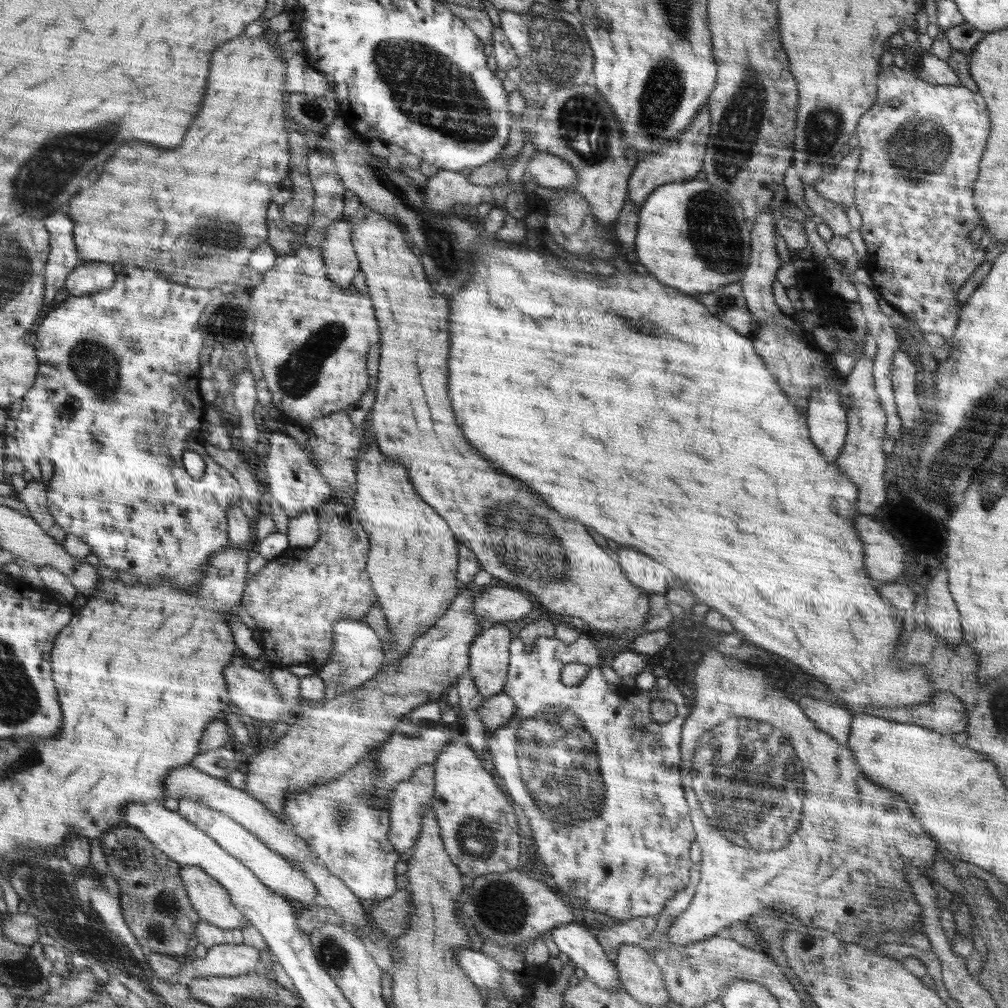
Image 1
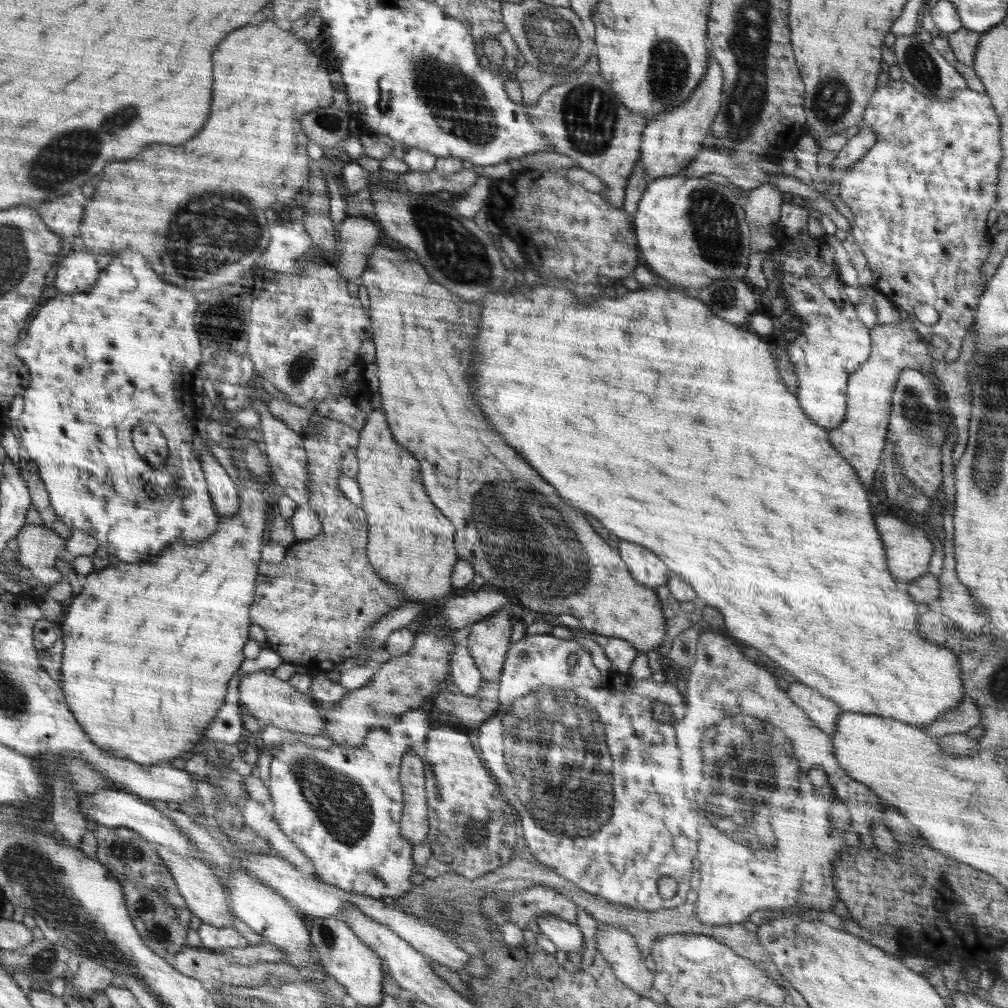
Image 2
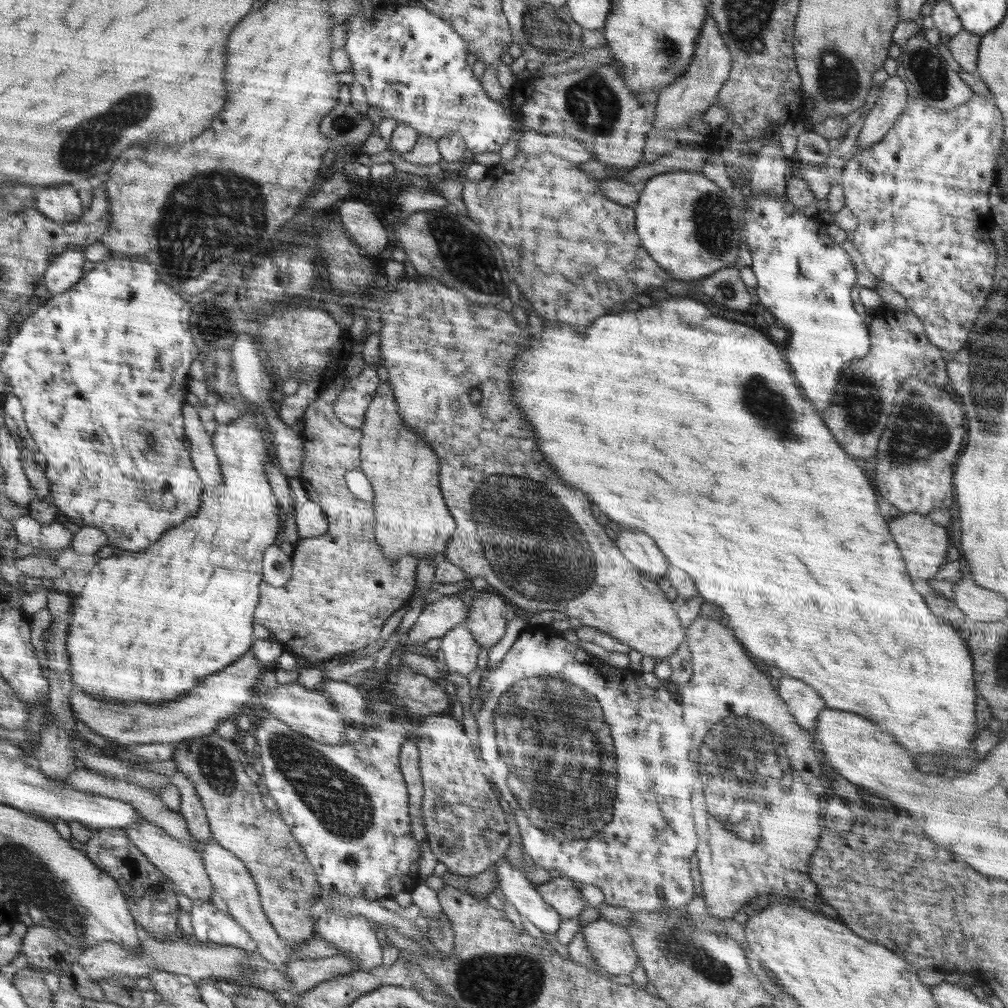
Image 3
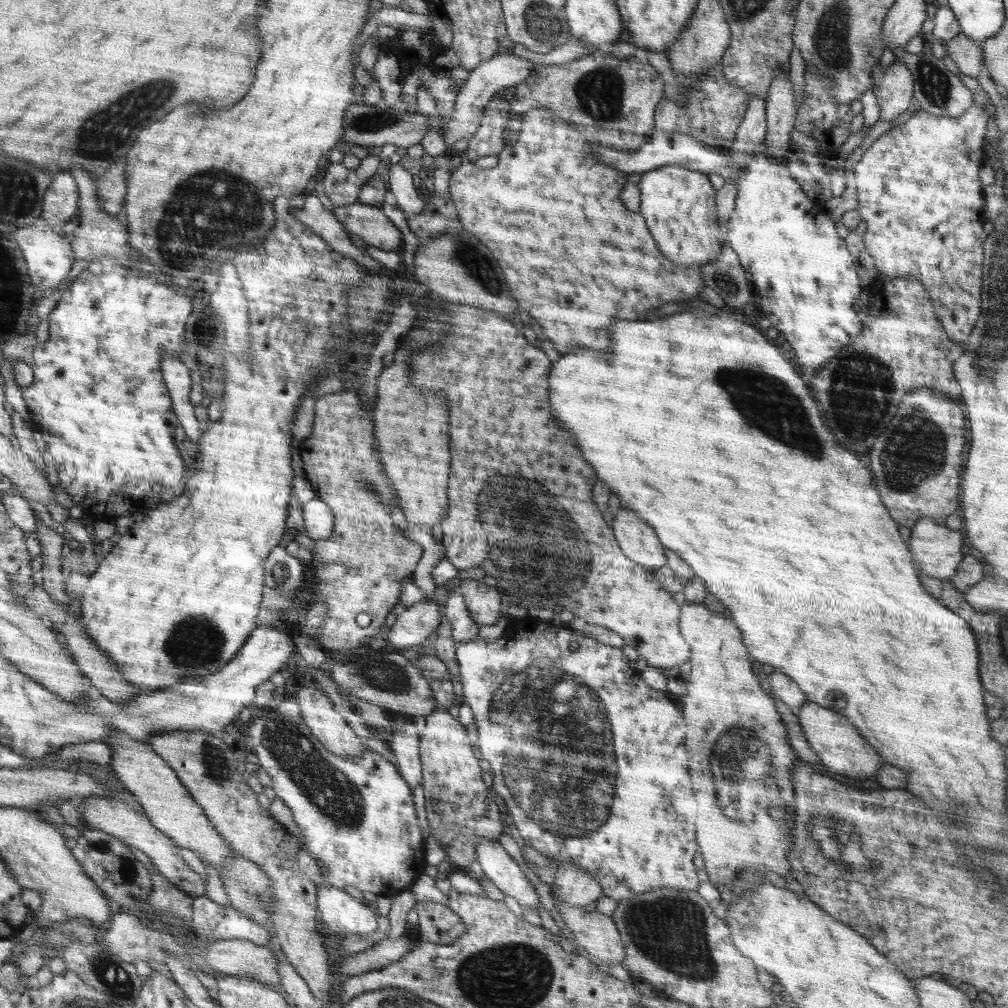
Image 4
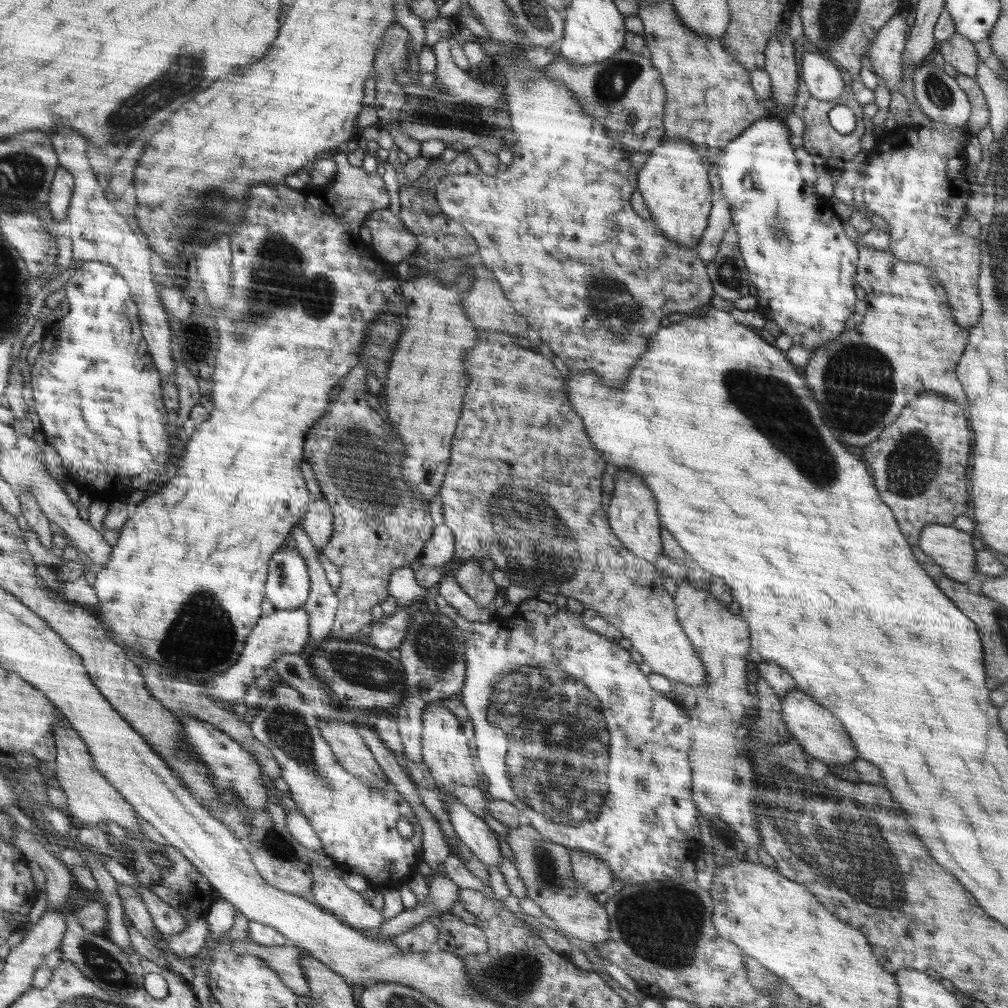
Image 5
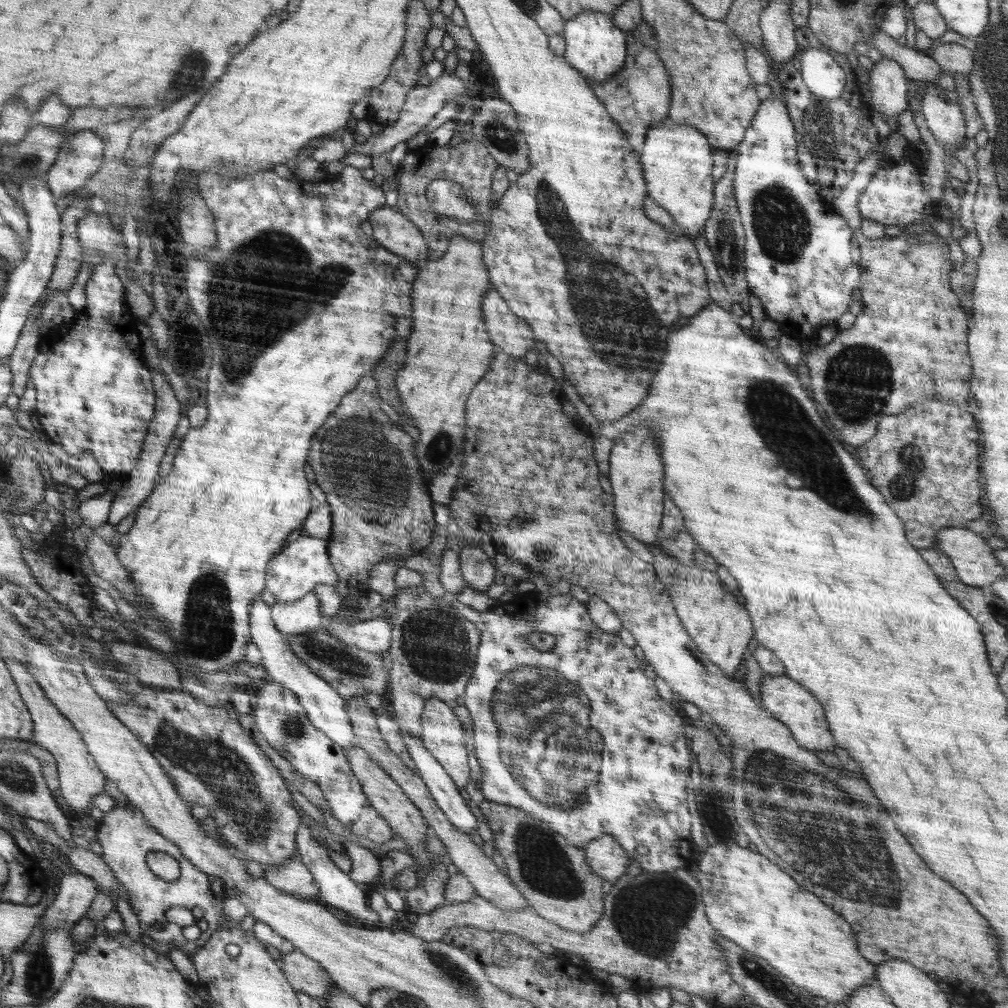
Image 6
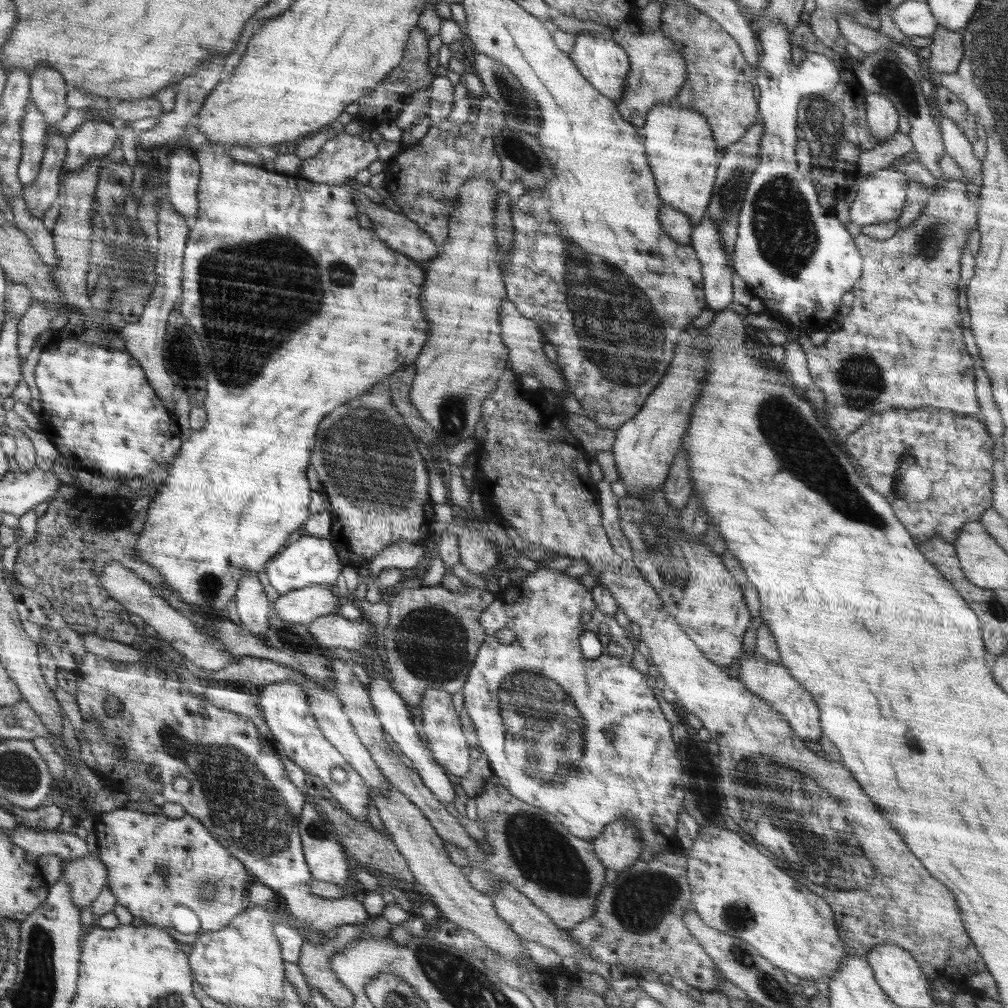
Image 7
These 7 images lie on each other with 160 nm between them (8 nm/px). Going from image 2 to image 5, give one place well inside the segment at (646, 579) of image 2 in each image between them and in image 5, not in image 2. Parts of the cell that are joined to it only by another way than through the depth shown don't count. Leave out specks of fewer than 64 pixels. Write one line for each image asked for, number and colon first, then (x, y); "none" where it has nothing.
3: (638, 547)
4: (637, 540)
5: (632, 513)

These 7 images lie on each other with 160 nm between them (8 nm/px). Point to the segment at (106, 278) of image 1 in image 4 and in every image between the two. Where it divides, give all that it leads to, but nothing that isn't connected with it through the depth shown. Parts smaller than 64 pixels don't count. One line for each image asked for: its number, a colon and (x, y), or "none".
2: (78, 271)
3: (65, 270)
4: (49, 257)

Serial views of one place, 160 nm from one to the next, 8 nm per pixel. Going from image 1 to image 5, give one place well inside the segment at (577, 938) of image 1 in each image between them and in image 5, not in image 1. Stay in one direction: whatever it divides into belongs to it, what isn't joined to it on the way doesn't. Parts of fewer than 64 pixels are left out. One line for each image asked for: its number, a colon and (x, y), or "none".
2: (567, 936)
3: (524, 896)
4: (497, 865)
5: (471, 830)

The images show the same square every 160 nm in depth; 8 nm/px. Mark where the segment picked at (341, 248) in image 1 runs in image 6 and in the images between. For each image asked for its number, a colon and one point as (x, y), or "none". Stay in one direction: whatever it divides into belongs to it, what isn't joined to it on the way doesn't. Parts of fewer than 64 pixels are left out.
2: (357, 236)
3: (359, 220)
4: (369, 223)
5: (392, 241)
6: (395, 232)

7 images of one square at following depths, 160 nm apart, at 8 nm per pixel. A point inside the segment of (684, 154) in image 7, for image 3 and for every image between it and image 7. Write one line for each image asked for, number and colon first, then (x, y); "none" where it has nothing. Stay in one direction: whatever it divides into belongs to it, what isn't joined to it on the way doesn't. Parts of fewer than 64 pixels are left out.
3: (689, 225)
4: (679, 205)
5: (673, 180)
6: (676, 160)

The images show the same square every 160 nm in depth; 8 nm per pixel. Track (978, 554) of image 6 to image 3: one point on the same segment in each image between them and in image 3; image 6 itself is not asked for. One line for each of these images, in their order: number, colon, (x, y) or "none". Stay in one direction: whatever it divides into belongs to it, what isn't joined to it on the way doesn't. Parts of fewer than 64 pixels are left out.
3: (924, 545)
4: (937, 550)
5: (951, 548)

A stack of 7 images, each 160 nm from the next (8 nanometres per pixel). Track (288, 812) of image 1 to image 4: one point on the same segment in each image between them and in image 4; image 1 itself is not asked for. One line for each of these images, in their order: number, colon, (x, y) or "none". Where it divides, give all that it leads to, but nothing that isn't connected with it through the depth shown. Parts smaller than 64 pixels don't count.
2: (343, 807)
3: (347, 804)
4: (356, 815)

